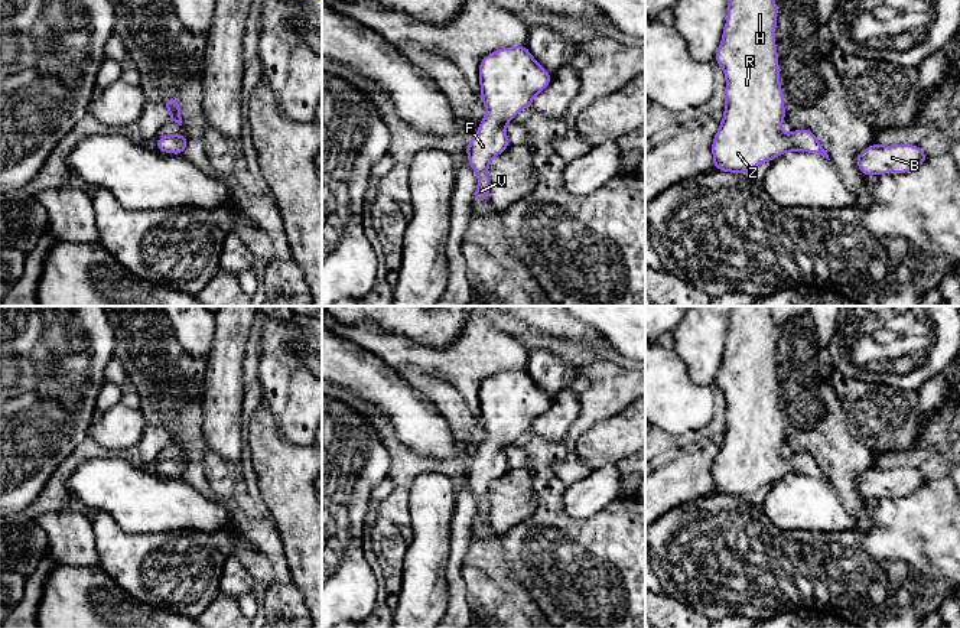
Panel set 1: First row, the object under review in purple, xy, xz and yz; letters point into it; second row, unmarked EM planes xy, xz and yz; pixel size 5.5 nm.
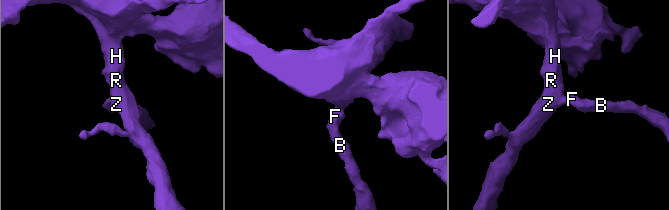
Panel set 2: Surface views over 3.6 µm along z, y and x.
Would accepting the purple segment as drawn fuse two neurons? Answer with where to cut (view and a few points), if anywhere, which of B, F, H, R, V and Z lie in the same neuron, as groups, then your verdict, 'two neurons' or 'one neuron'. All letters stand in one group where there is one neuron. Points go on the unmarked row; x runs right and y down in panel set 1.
cut none; groups B F H R V Z; one neuron

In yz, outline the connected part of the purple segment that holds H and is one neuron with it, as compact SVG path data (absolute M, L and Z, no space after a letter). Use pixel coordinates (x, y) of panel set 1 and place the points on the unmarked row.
M730 306L728 344L715 385L726 400L725 439L713 462L713 492L745 497L787 475L811 475L829 482L816 458L807 452L781 456L785 443L775 372L777 328L771 306Z

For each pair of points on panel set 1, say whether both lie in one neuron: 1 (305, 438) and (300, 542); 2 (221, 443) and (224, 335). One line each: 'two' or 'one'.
1: two
2: one

